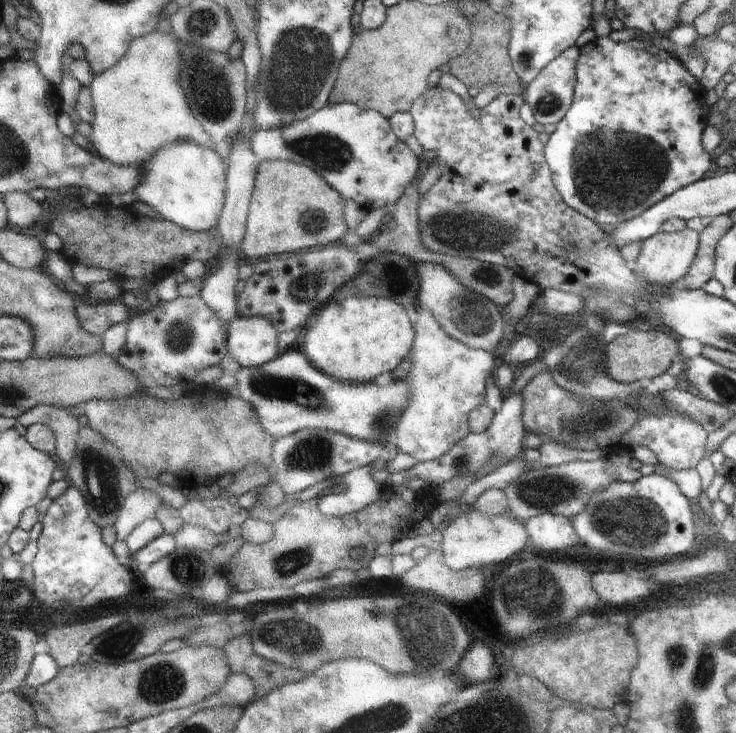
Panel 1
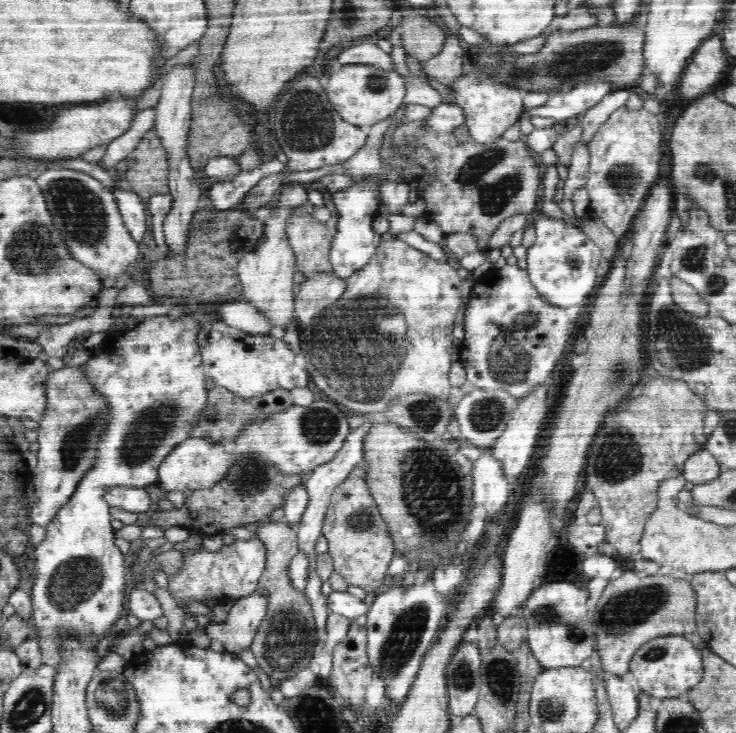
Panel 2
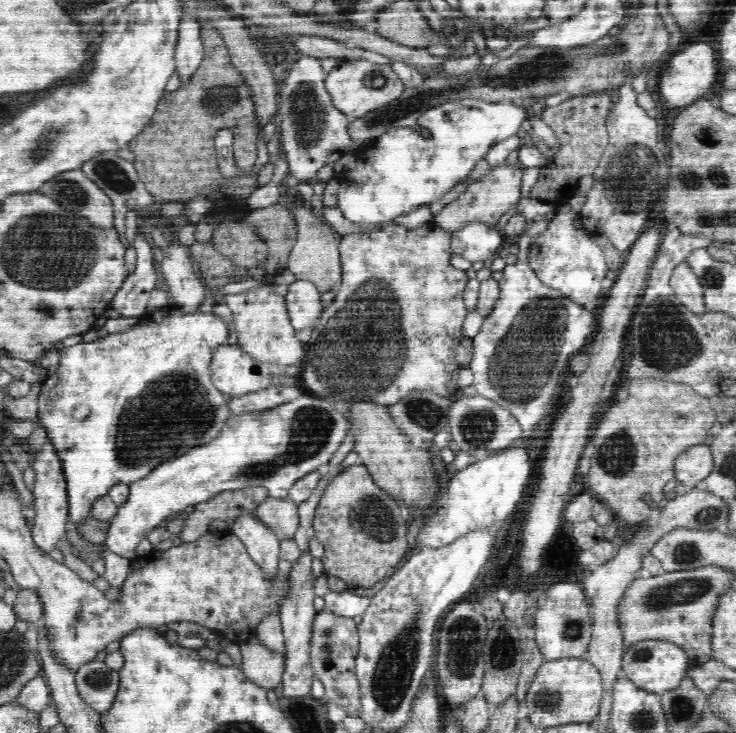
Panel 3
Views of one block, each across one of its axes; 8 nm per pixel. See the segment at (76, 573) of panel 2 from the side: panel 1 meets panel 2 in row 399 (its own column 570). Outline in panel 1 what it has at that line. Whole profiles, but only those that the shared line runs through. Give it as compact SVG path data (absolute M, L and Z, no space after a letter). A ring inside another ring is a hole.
M609 36L606 38L596 37L580 50L580 66L576 66L576 102L572 101L572 110L568 110L568 118L564 122L558 122L556 130L547 136L546 160L551 168L552 179L556 190L563 196L564 202L576 212L592 219L605 229L611 229L622 222L628 222L640 214L644 214L651 206L670 197L672 193L683 189L685 186L698 182L712 164L710 154L702 146L702 132L708 123L708 104L706 104L706 92L702 86L690 86L686 80L694 80L694 76L685 65L677 60L677 57L666 51L656 50L653 45L641 45L635 40L627 42L615 42Z

